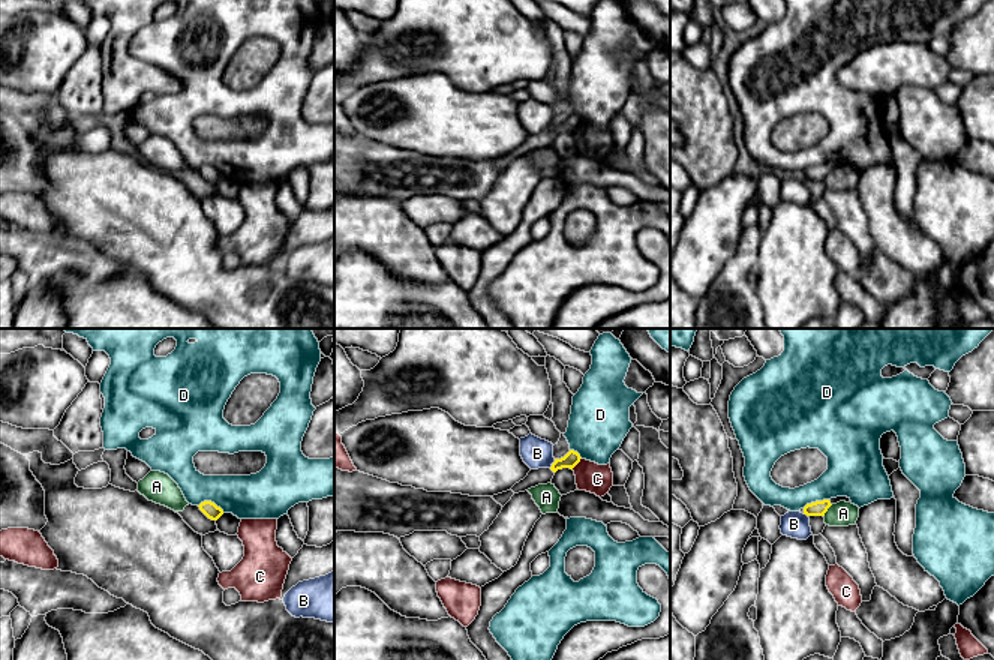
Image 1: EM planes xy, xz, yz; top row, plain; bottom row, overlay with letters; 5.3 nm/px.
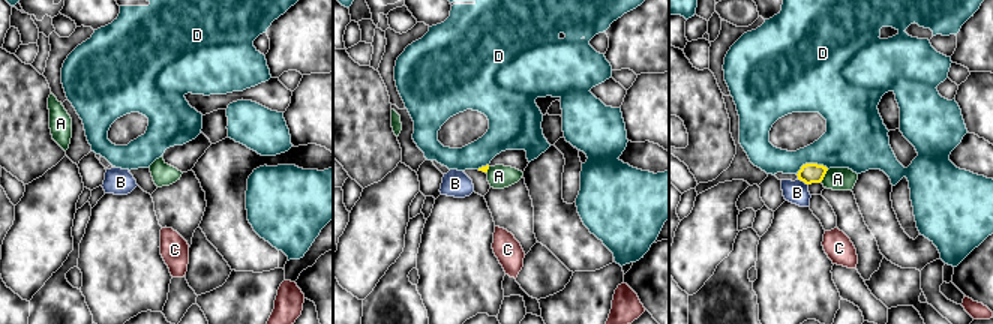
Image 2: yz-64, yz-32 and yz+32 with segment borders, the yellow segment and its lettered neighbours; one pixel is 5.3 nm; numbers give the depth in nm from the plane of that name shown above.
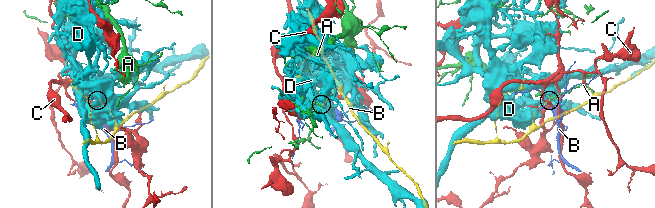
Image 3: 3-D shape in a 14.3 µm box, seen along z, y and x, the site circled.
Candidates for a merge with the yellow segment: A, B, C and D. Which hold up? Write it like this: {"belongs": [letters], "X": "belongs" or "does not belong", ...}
{"belongs": [], "A": "does not belong", "B": "does not belong", "C": "does not belong", "D": "does not belong"}

